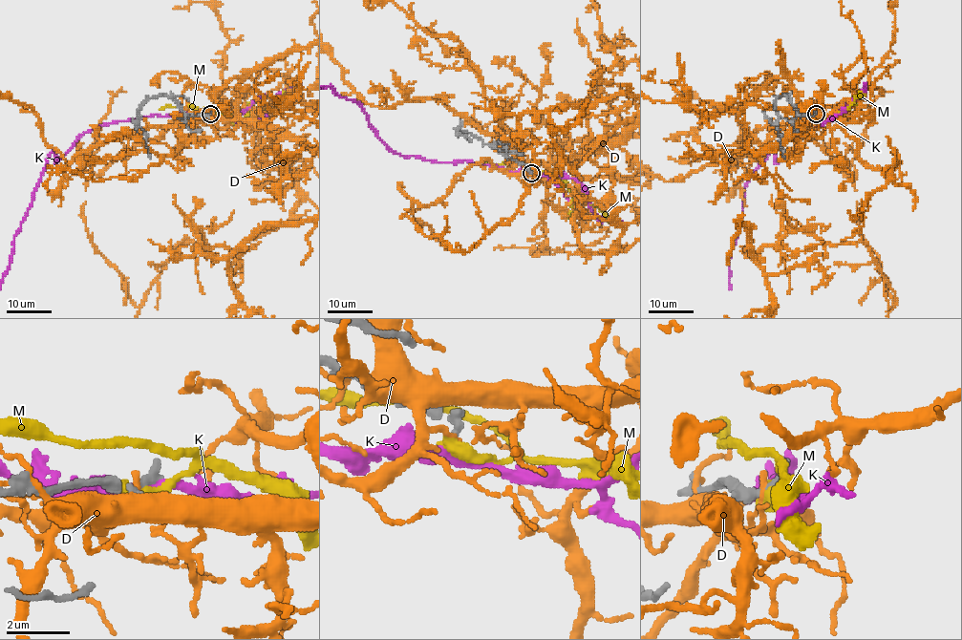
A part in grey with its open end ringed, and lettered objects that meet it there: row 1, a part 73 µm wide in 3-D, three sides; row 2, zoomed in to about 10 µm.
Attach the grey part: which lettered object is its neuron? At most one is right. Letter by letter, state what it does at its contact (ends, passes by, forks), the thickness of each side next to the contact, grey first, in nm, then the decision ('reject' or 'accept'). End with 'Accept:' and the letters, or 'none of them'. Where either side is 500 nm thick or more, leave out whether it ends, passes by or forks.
D: it ends; calibres 280 and 160 nm; reject
K: it passes by; calibres 320 and 260 nm; reject
M: calibres 360 and 650 nm; reject
Accept: none of them

